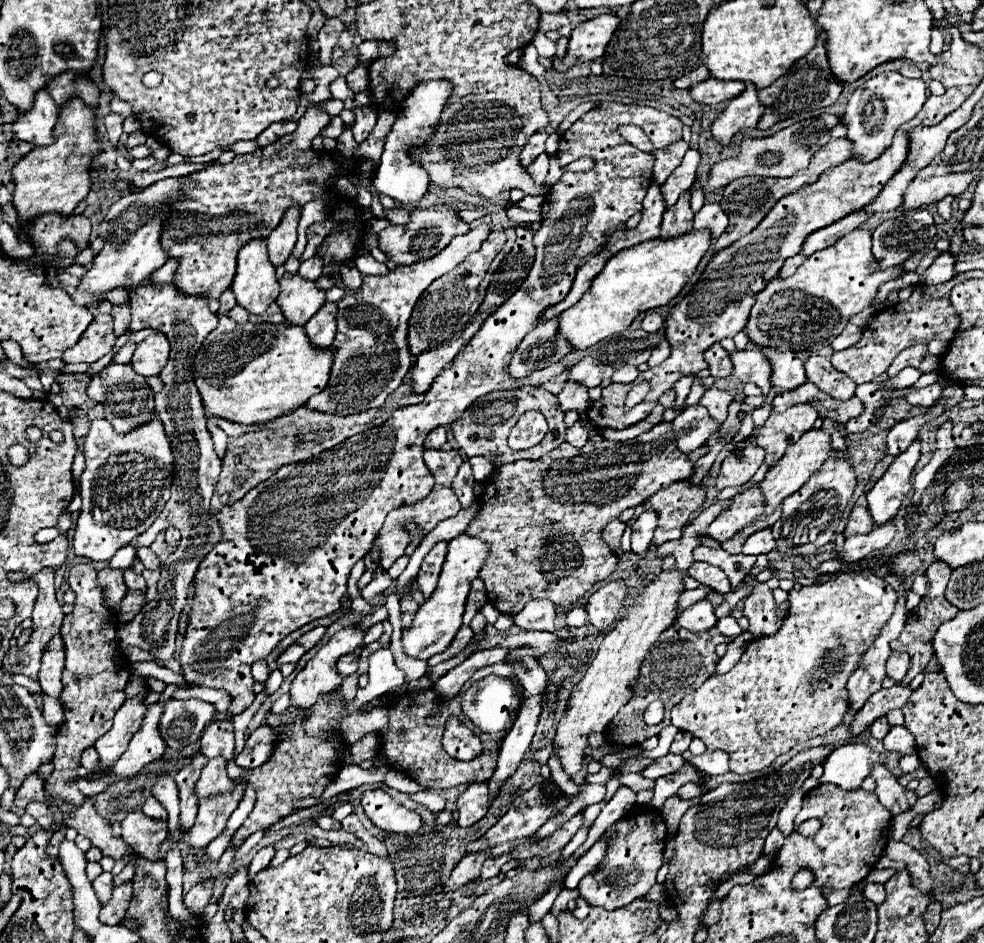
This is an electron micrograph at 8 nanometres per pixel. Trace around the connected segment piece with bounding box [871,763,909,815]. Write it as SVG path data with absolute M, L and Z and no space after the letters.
M873 763L871 777L877 783L875 795L881 799L885 807L889 807L889 811L893 811L893 815L909 809L909 803L905 799L905 787L901 787L897 779L881 763Z

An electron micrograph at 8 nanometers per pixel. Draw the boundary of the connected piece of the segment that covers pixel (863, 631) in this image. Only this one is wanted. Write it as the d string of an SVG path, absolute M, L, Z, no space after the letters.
M837 573L835 579L789 591L789 613L781 629L771 636L753 639L741 655L741 661L723 675L711 675L699 689L683 697L671 709L671 721L677 729L699 737L707 749L723 749L729 753L729 767L737 775L755 773L769 767L775 757L793 745L805 743L817 735L825 735L837 727L849 707L845 683L853 667L861 661L865 647L877 637L881 623L889 619L897 603L897 593L885 579L869 573Z

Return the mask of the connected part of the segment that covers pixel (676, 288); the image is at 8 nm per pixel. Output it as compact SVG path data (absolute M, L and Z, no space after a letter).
M707 229L689 231L673 239L651 239L613 255L591 281L589 291L573 307L559 313L555 339L567 341L575 351L585 351L599 341L625 331L633 319L653 307L667 305L695 273L701 257L711 247Z

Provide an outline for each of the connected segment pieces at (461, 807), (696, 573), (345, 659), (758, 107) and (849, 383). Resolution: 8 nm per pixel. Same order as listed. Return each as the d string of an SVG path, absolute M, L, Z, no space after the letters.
M483 781L471 783L457 799L457 811L459 811L459 825L471 827L477 823L483 815L486 815L490 806L488 803L488 787Z
M695 561L691 567L689 567L689 575L693 579L697 579L699 583L711 587L713 591L719 591L719 593L729 593L731 591L731 585L729 585L729 579L725 577L723 571L719 571L717 567L709 565L709 563L699 563Z
M343 655L339 661L337 661L337 673L341 677L347 677L351 673L357 671L357 657L355 655Z
M749 83L741 95L737 95L727 109L719 115L719 119L713 123L711 131L715 139L723 145L729 143L729 139L747 127L755 127L761 119L761 113L765 111L763 103L757 97L757 87Z
M811 355L805 361L805 371L807 371L807 379L811 383L815 383L821 391L831 395L833 399L845 401L845 399L853 397L853 393L855 393L857 385L853 383L853 379L849 379L845 373L837 371L825 357Z

